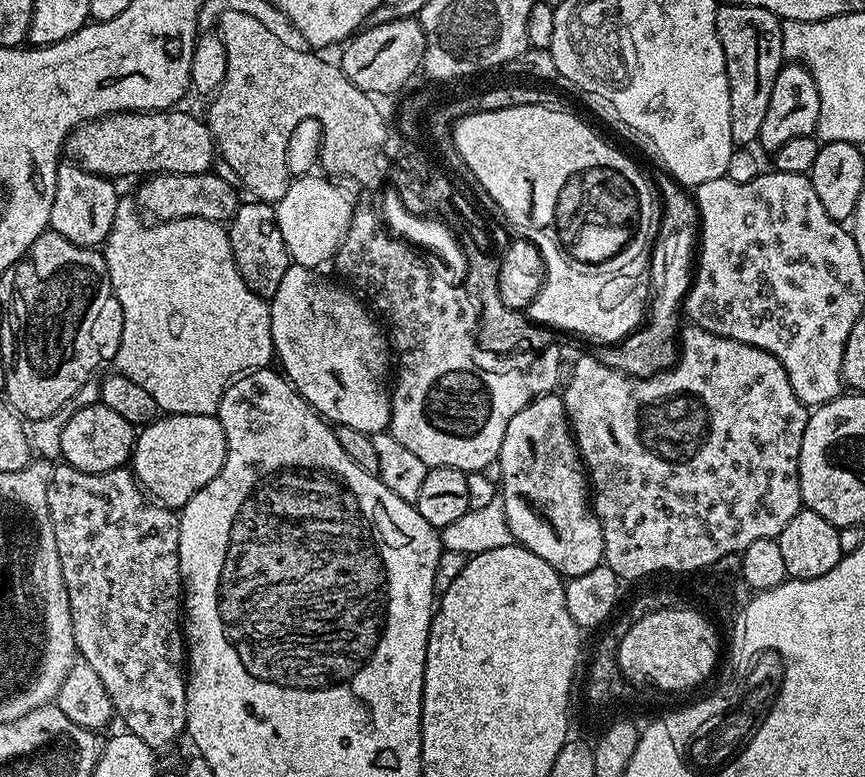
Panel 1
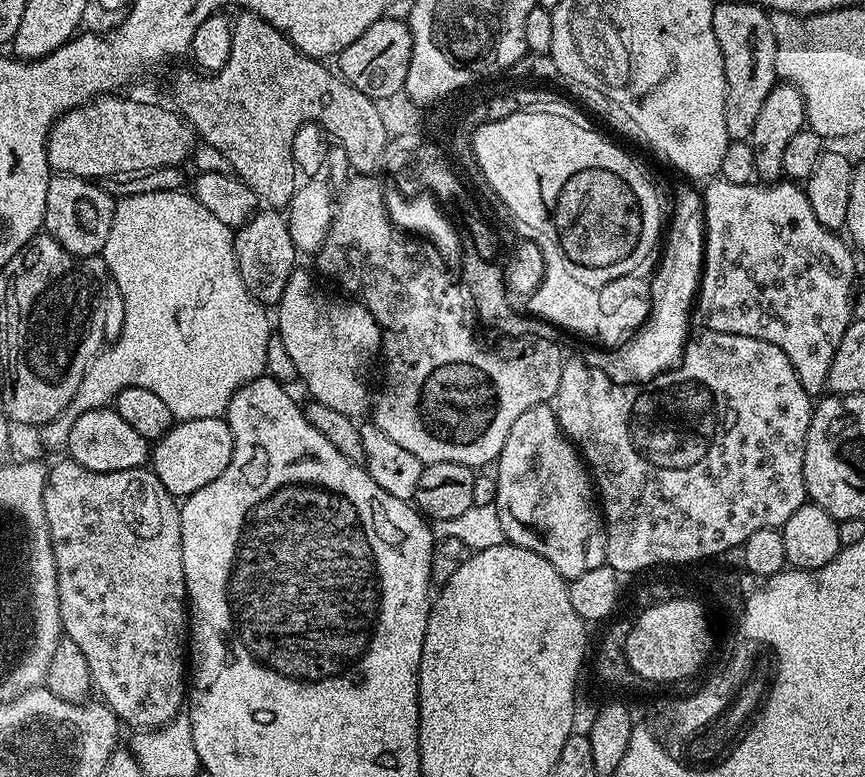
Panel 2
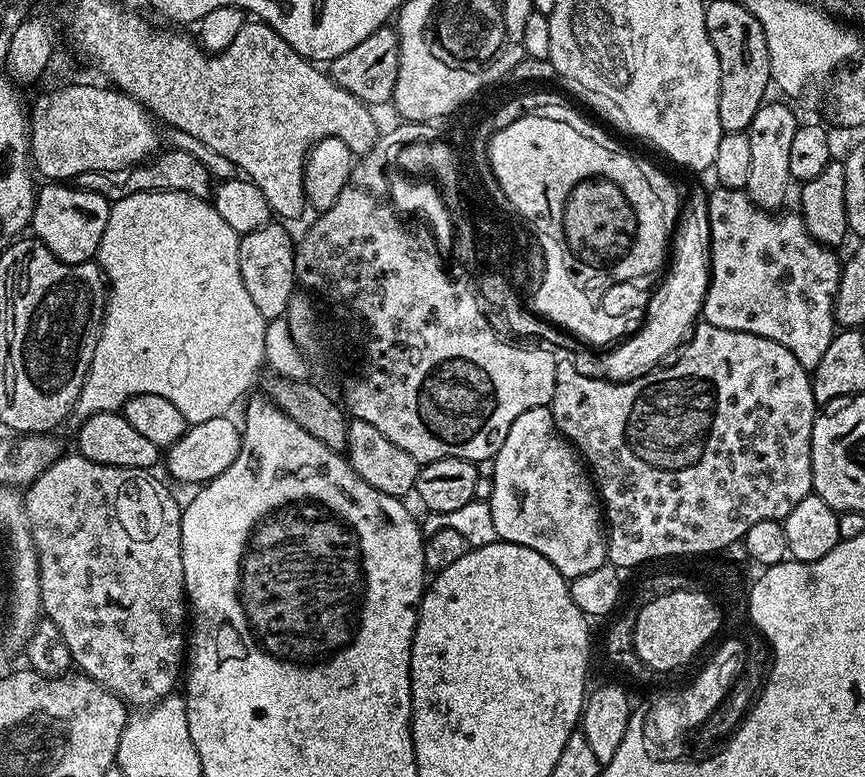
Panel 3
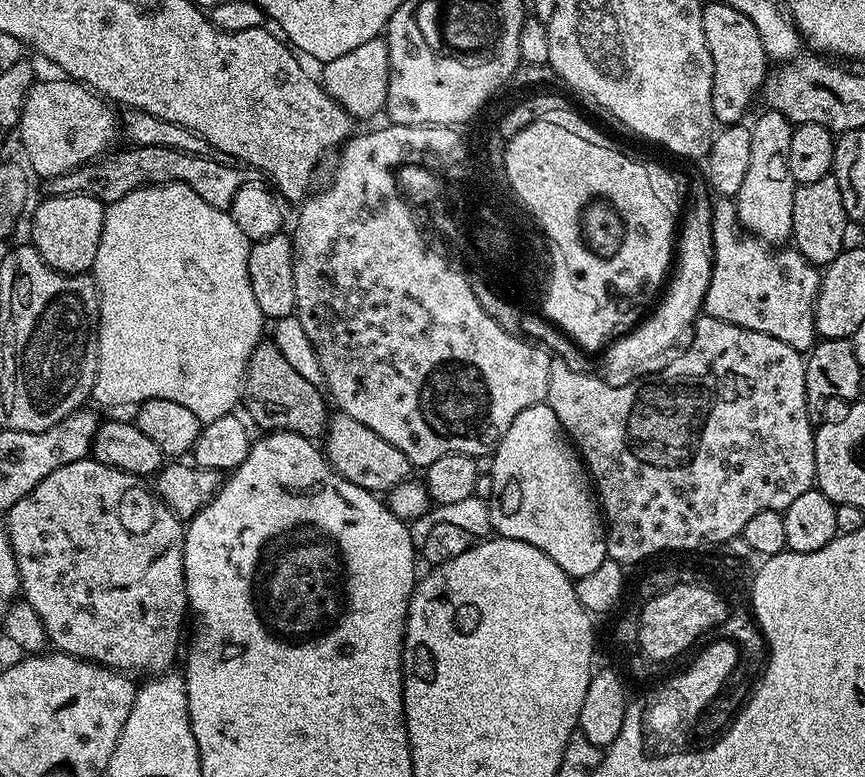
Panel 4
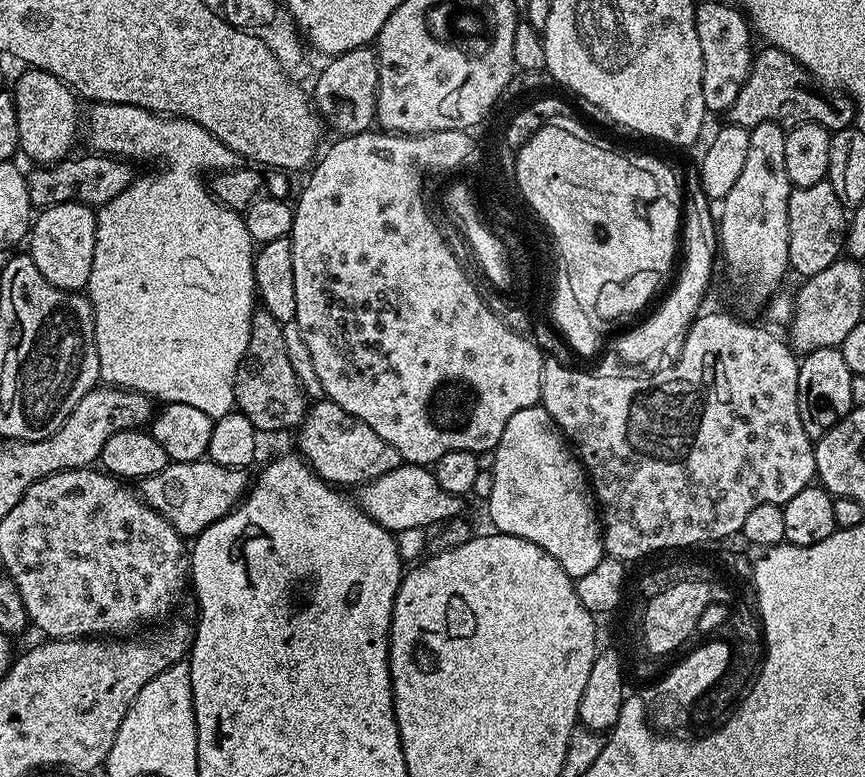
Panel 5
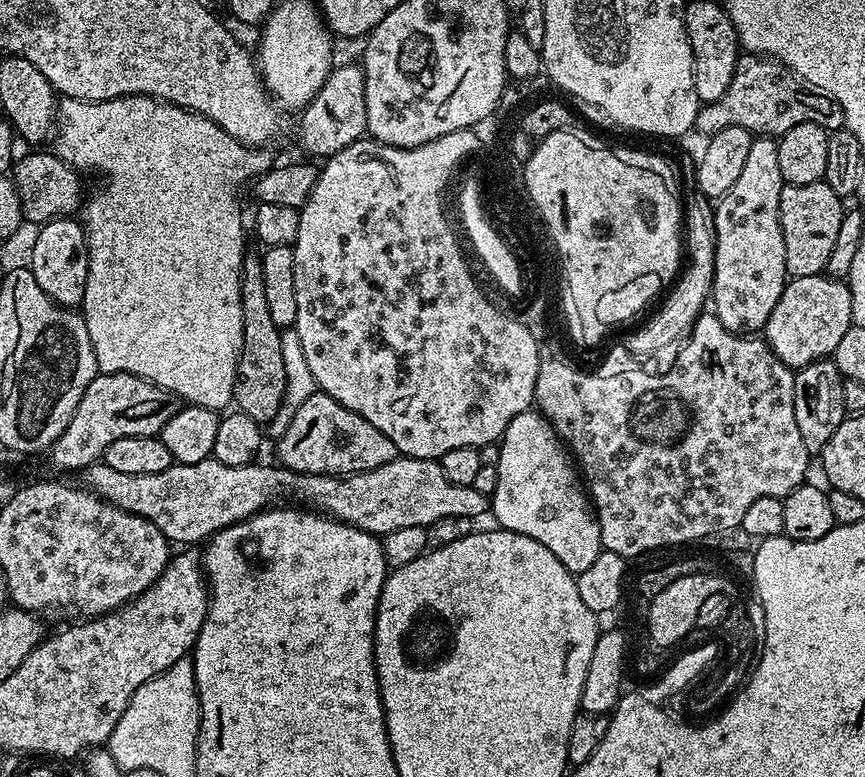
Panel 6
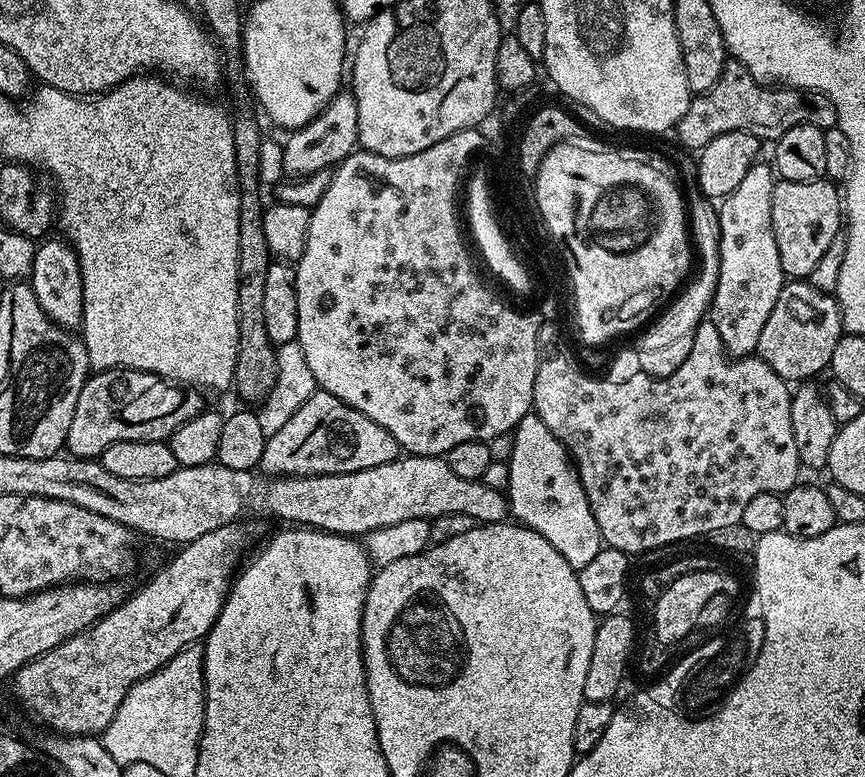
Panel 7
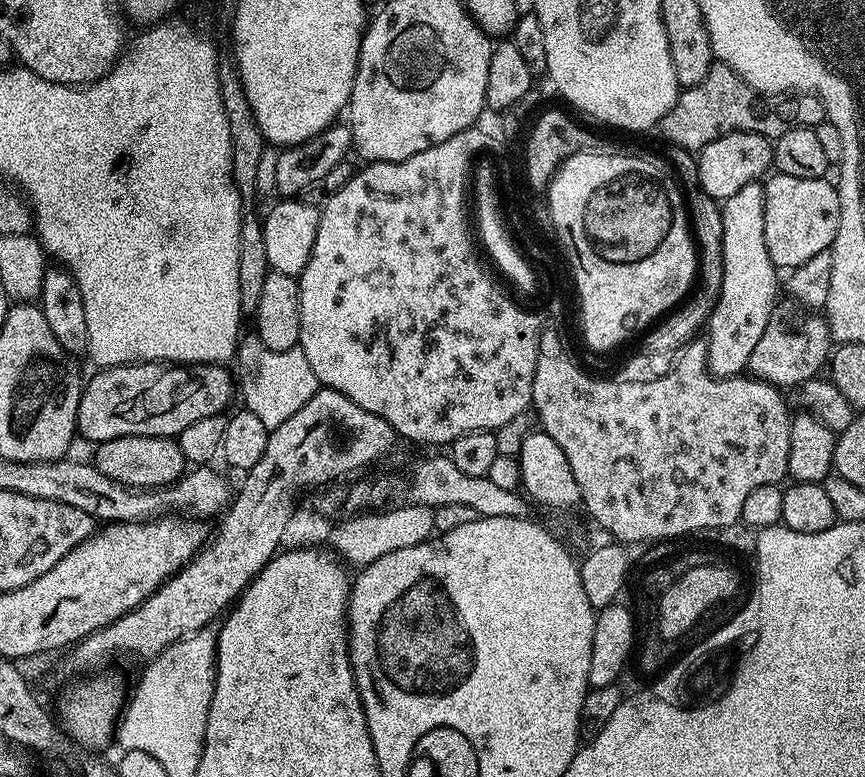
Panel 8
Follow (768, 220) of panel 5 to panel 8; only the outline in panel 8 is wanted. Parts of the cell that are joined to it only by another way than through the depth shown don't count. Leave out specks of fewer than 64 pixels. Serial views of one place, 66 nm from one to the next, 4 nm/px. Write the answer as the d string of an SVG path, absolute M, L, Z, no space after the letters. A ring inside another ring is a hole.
M757 182L742 186L738 194L730 194L730 198L723 201L720 209L722 214L722 254L724 255L724 273L722 274L722 290L718 302L714 306L706 325L706 339L708 342L708 371L713 376L738 376L747 369L750 354L754 354L754 346L762 339L766 326L772 317L772 309L778 303L776 297L776 275L778 269L768 257L766 238L764 237L764 186Z

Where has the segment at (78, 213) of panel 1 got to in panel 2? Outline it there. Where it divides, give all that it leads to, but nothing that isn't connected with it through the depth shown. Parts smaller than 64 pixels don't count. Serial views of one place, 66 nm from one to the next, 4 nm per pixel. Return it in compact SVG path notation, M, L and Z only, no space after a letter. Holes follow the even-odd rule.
M54 174L46 190L46 214L43 231L52 236L70 254L75 256L100 256L106 246L106 238L110 238L110 226L116 213L114 197L104 191L99 183L82 176L65 176Z

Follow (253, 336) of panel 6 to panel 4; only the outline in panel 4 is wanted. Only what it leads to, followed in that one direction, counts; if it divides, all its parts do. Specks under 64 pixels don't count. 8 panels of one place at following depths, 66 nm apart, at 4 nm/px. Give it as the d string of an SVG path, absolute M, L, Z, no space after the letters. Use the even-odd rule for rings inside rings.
M271 342L257 344L250 354L244 371L242 404L248 407L247 419L253 425L256 423L264 428L260 430L293 432L313 442L319 441L328 431L330 404L325 393L316 388L314 382L306 382L306 378L302 378L302 374L298 374L298 370L286 362L282 350Z

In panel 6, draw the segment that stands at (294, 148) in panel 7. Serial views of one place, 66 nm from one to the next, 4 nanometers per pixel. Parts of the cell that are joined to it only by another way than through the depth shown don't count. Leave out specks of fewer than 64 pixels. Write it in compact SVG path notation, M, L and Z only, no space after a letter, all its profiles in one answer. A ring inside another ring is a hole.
M359 63L333 67L322 90L299 113L300 144L312 156L327 158L346 150L354 141L367 133L366 126L366 82L364 70Z

